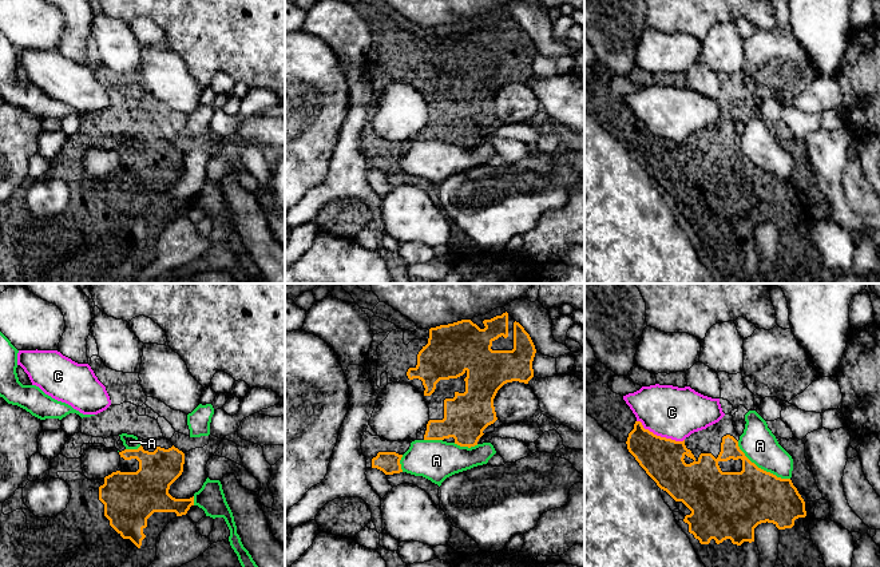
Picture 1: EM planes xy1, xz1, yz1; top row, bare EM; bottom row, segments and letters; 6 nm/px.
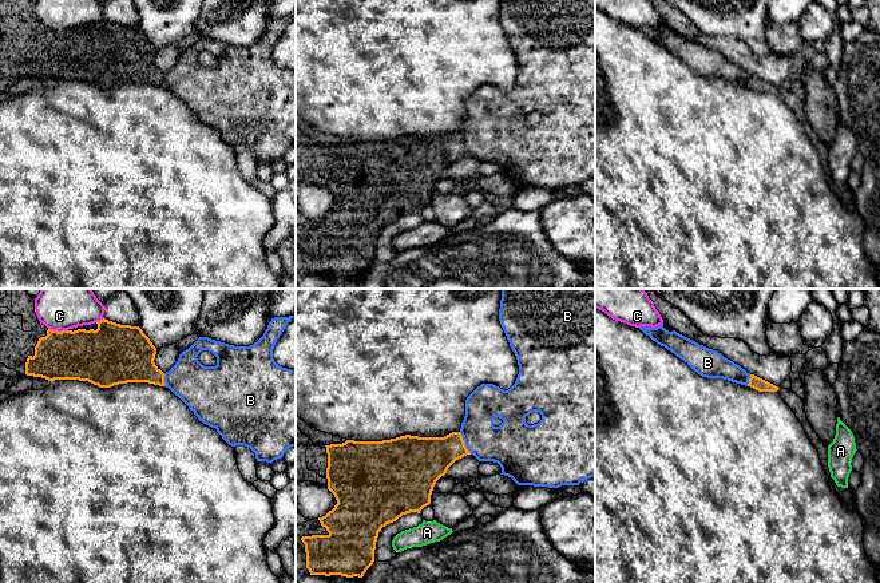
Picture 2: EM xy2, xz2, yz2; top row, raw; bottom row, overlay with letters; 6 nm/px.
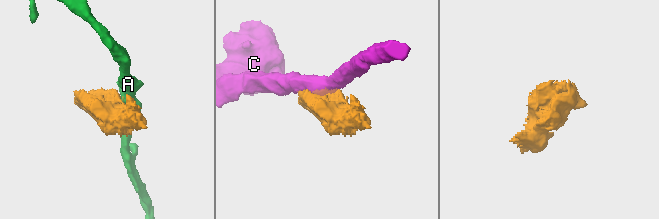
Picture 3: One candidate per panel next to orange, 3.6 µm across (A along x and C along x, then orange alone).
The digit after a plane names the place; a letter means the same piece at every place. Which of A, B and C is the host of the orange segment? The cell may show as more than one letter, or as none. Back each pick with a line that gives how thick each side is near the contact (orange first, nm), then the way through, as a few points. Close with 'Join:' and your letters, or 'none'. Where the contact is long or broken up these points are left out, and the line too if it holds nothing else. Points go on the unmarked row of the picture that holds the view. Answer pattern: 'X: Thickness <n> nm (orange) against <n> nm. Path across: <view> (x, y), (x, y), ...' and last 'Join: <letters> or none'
Join: none

